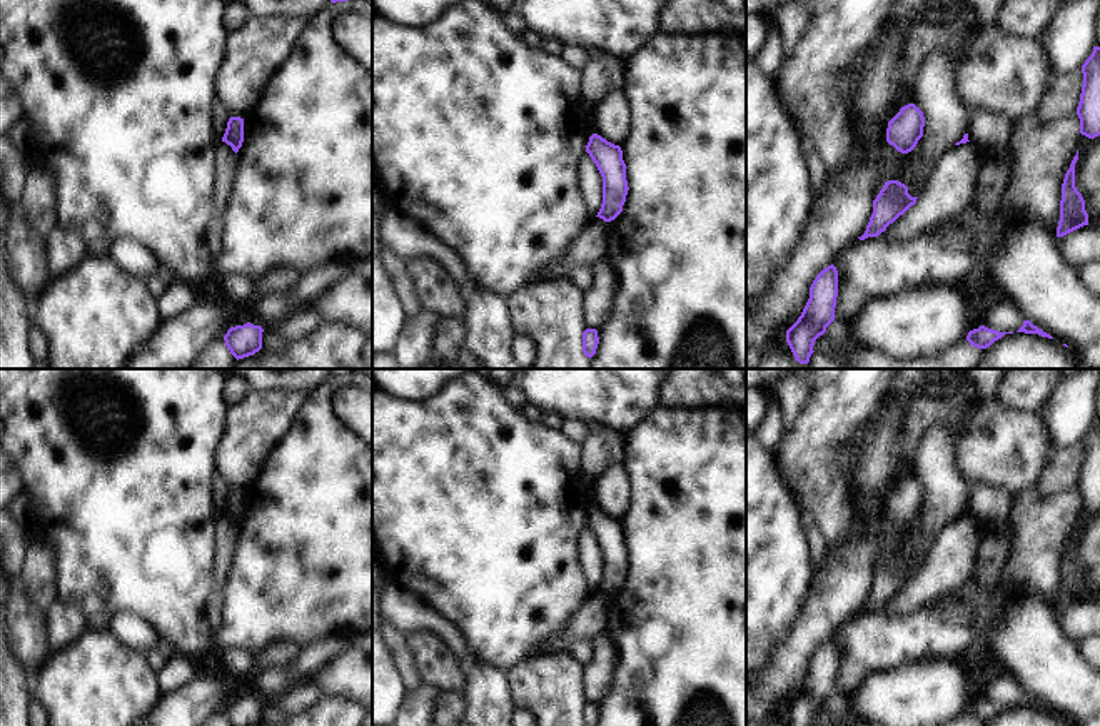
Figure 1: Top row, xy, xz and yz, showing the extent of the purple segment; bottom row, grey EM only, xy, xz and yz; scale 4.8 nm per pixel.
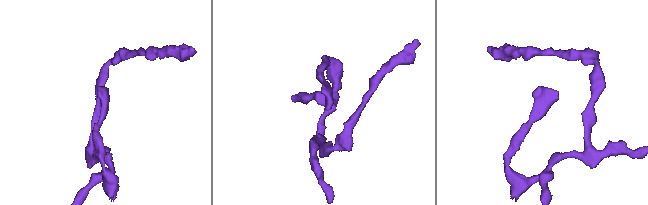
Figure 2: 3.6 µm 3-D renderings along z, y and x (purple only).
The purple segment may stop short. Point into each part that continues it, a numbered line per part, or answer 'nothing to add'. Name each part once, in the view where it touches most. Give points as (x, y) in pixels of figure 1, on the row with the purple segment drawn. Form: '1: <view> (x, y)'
nothing to add

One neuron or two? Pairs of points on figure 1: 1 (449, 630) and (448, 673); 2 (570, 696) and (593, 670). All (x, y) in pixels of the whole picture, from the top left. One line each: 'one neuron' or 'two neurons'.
1: two neurons
2: two neurons

